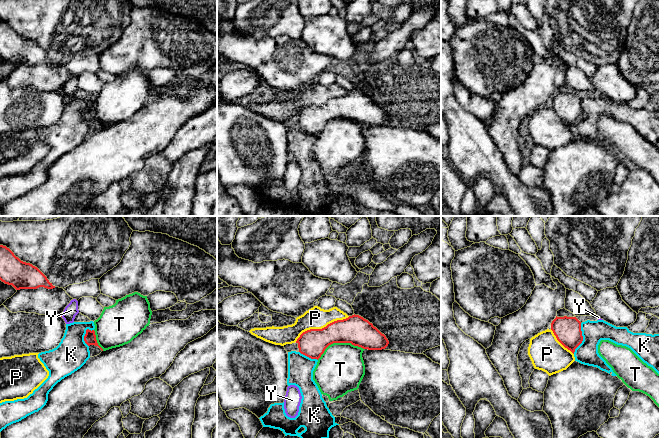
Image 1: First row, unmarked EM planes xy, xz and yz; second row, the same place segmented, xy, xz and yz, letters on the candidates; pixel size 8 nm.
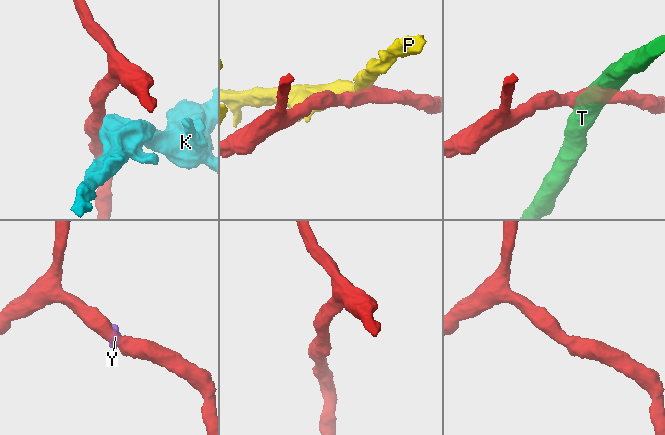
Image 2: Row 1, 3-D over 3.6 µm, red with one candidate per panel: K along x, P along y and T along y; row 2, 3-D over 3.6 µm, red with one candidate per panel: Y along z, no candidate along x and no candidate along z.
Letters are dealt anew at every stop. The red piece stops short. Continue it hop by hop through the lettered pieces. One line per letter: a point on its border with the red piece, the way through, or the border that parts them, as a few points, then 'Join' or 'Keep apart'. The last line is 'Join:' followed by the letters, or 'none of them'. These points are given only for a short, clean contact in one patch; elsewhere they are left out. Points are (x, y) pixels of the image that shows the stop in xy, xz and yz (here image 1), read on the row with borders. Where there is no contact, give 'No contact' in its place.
K: Touches red at yz (582, 338). Boundary: yz (581, 323), (582, 342), (573, 353). Keep apart
P: Touches red at xz (322, 328). Keep apart
T: Touches red at xz (339, 342). Keep apart
Y: Touches red at xy (62, 314). Boundary: xy (63, 312), (61, 316). Keep apart
Join: none of them

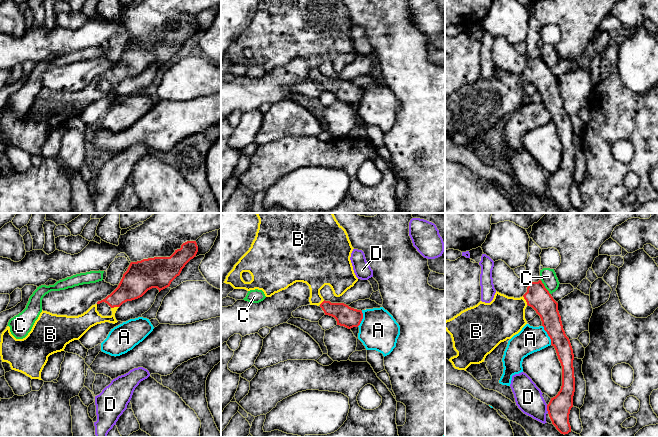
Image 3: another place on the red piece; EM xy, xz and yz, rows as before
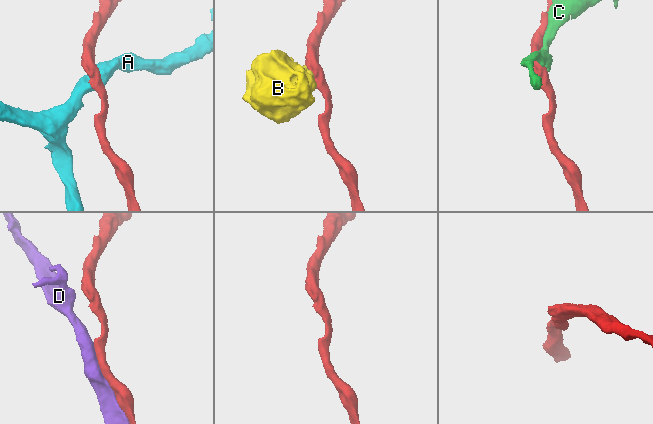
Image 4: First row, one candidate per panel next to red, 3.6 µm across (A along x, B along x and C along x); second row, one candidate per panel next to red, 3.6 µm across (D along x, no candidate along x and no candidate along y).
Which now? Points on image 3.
A: Touches red at yz (548, 335). Keep apart
B: Touches red at yz (525, 299). Path across: yz (537, 296), (525, 299), (502, 318). Join
C: Touches red at yz (544, 287). Keep apart
D: Touches red at yz (547, 409). Keep apart
Join: B

